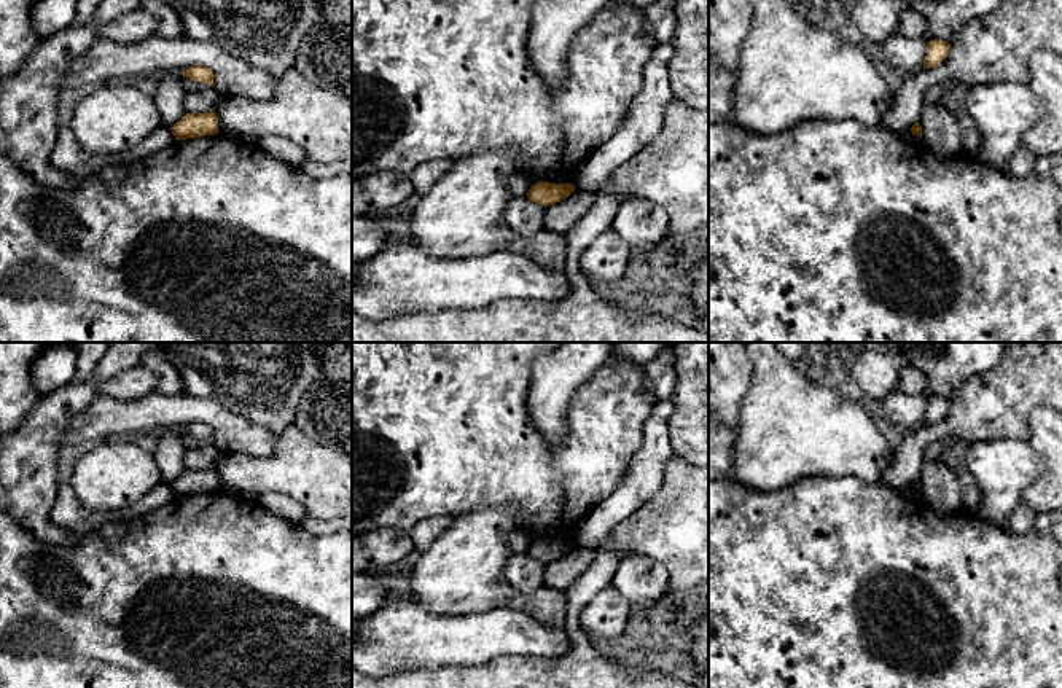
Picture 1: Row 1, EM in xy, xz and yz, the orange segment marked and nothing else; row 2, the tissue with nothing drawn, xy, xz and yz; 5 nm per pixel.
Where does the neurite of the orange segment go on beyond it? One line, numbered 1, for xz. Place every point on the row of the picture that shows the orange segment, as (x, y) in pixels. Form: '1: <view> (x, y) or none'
1: none

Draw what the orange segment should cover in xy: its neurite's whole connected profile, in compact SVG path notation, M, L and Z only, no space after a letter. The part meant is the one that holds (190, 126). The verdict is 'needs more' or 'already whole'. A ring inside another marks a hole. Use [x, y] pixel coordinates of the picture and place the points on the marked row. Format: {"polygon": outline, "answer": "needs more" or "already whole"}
{"polygon": "M212 110L209 113L186 113L180 121L170 127L175 140L196 139L218 134L218 115Z", "answer": "already whole"}

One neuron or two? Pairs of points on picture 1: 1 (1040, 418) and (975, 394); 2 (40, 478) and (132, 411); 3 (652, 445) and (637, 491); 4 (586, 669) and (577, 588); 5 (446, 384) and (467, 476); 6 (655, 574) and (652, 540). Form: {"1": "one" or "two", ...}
{"1": "two", "2": "two", "3": "one", "4": "one", "5": "one", "6": "two"}

